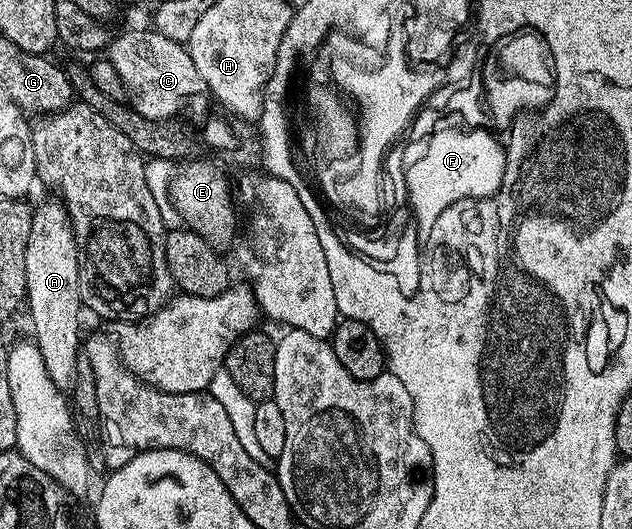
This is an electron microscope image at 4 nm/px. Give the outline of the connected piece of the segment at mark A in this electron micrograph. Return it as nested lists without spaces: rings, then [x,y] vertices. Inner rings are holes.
[[[63,202],[44,203],[38,206],[32,212],[32,228],[30,229],[30,237],[26,245],[26,311],[28,307],[28,315],[32,318],[32,335],[31,338],[38,345],[38,349],[42,353],[42,361],[46,363],[46,373],[50,373],[50,381],[54,381],[54,385],[61,389],[72,389],[76,386],[75,367],[78,361],[78,353],[82,350],[82,339],[80,343],[80,311],[82,312],[82,304],[80,302],[80,250],[76,247],[76,238],[72,232],[72,222],[68,216],[68,211]]]

